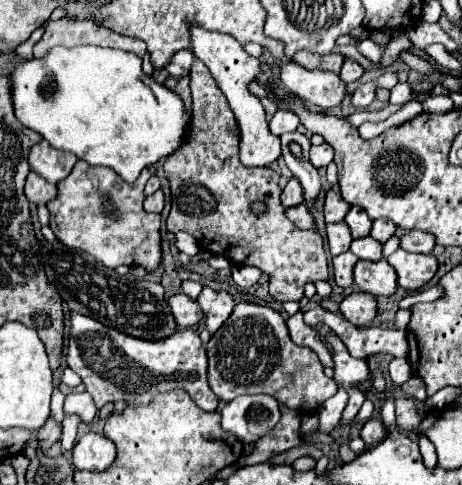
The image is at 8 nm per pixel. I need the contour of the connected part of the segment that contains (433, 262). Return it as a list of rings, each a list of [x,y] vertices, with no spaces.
[[[397,250],[389,256],[389,264],[395,268],[399,276],[399,286],[409,292],[425,286],[437,272],[439,264],[433,254],[411,254],[405,250]]]

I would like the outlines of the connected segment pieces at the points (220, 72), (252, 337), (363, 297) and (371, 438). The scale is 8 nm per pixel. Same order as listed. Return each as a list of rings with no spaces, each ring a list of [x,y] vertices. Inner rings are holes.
[[[191,24],[189,32],[191,32],[191,52],[195,54],[195,58],[199,58],[211,70],[217,86],[227,96],[229,106],[237,118],[237,124],[239,124],[239,130],[243,136],[241,152],[239,152],[241,162],[245,166],[269,166],[269,164],[273,164],[281,156],[279,138],[269,132],[269,126],[265,120],[265,110],[263,110],[259,98],[255,98],[247,90],[247,84],[259,76],[259,60],[249,56],[243,50],[243,46],[229,34],[209,32],[205,28],[199,28],[197,24]]]
[[[239,302],[229,320],[207,342],[207,358],[209,358],[209,368],[207,368],[209,386],[223,402],[231,402],[241,394],[269,394],[275,396],[279,402],[287,404],[289,408],[299,410],[301,414],[313,414],[327,398],[335,394],[335,380],[325,376],[323,366],[319,364],[315,352],[293,344],[287,332],[285,318],[277,310],[267,306]]]
[[[351,292],[341,302],[341,314],[345,320],[359,328],[369,326],[377,316],[377,300],[367,292]]]
[[[377,418],[367,420],[365,426],[363,426],[361,432],[359,432],[359,436],[365,440],[365,444],[375,444],[375,442],[379,442],[379,440],[383,438],[383,434],[385,434],[383,424],[381,424],[381,420],[377,420]]]

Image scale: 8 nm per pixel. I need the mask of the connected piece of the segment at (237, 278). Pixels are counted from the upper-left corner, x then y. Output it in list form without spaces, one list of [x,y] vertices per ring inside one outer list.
[[[247,266],[247,268],[233,268],[233,282],[239,288],[249,288],[259,278],[261,278],[261,272],[257,268],[251,268],[251,266]]]

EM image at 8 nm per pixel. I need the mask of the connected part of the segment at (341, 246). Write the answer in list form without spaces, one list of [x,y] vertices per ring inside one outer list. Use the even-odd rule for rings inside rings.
[[[345,222],[327,224],[327,242],[329,242],[329,250],[333,256],[347,252],[351,246],[351,240],[353,240],[351,230],[347,228]]]

